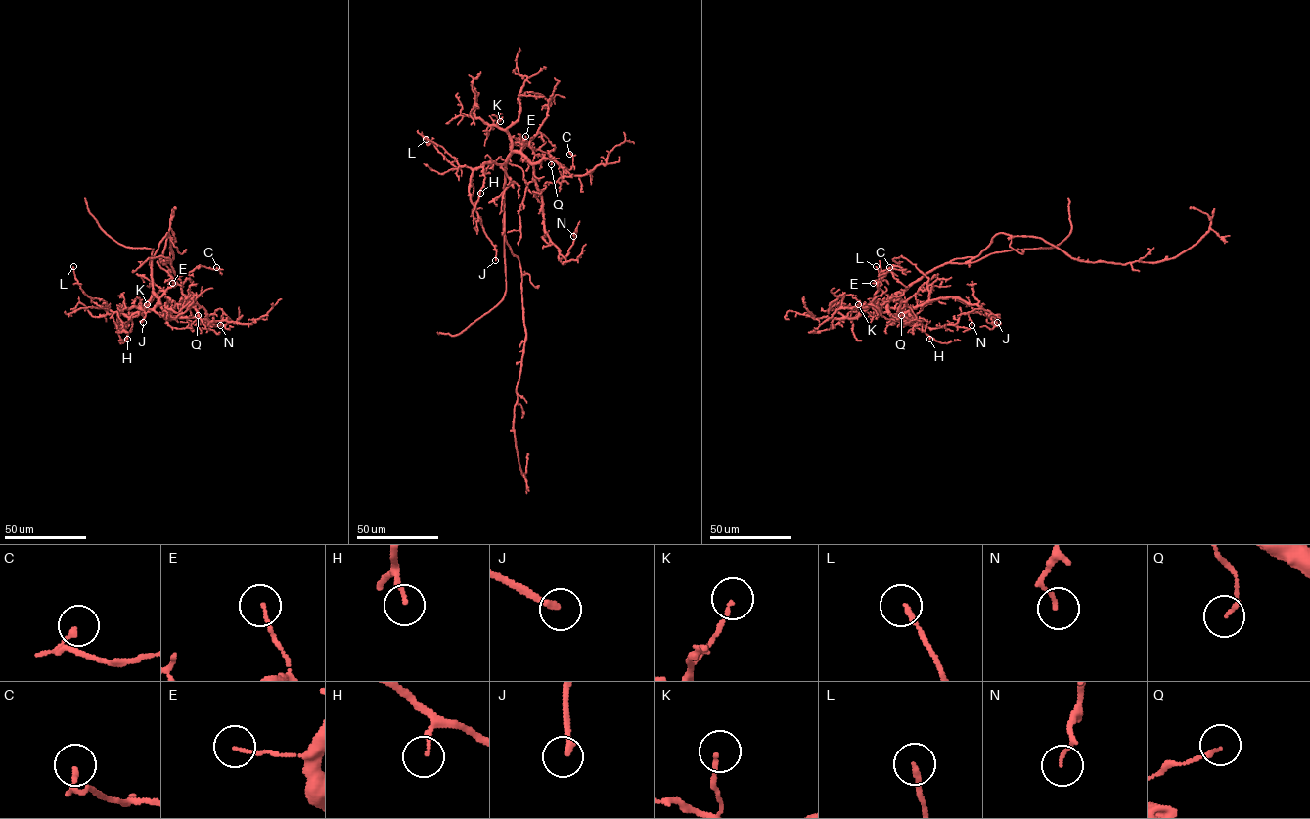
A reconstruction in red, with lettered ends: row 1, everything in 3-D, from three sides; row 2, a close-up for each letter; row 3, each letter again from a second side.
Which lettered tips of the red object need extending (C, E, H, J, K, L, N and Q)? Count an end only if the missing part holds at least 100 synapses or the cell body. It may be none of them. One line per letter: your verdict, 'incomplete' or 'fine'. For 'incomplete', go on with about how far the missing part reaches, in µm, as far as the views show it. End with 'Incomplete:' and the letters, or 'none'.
C: fine
E: fine
H: fine
J: fine
K: fine
L: fine
N: fine
Q: fine
Incomplete: none

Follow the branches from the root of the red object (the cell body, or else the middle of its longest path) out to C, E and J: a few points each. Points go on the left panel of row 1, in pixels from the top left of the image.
C: (155, 254), (150, 258), (152, 285), (158, 303), (158, 298), (181, 276), (197, 266), (220, 270), (216, 267)
E: (155, 254), (150, 258), (152, 285), (158, 303), (158, 298), (172, 283)
J: (155, 254), (152, 297), (130, 317), (120, 313), (116, 327), (132, 312), (143, 322)

